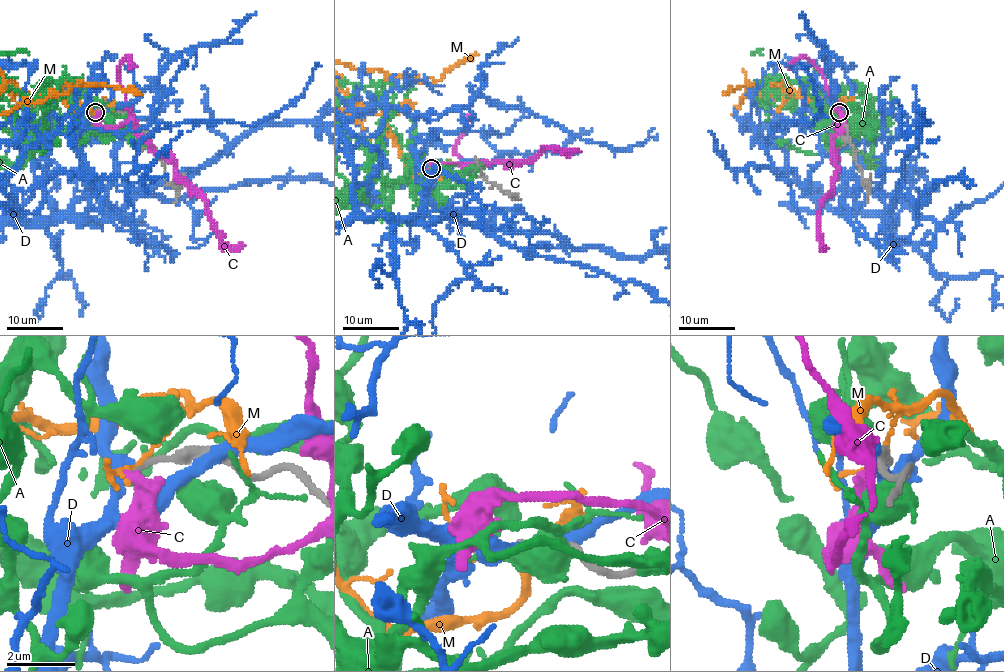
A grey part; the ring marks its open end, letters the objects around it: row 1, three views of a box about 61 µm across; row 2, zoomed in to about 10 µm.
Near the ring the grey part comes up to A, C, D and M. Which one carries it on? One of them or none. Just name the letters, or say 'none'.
none

